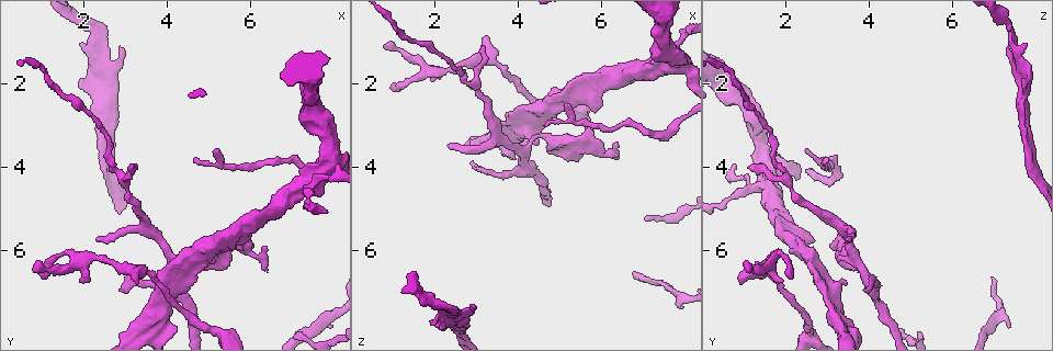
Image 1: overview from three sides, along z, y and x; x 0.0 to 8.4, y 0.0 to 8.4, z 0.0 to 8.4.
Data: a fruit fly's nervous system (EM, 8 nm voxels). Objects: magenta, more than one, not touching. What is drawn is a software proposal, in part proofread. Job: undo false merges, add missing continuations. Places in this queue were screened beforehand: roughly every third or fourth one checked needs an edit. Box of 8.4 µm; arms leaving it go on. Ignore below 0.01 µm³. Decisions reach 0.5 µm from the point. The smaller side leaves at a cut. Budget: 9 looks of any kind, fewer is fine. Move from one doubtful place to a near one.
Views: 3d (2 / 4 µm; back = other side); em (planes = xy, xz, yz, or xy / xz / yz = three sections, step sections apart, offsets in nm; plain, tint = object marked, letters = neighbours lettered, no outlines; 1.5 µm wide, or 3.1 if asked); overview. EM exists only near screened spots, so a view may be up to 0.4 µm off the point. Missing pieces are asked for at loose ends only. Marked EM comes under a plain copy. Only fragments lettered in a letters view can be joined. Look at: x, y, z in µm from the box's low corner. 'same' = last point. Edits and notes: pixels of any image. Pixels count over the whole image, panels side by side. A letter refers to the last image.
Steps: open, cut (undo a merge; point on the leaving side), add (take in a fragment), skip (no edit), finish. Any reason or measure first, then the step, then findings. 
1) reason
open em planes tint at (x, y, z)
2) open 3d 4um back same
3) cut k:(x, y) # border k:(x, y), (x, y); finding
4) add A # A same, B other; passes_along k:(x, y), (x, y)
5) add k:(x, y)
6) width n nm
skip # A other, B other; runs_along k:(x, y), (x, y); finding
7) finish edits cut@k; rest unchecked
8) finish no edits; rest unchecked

an open end
open em planes letters at (0.75, 6.50, 1.05)

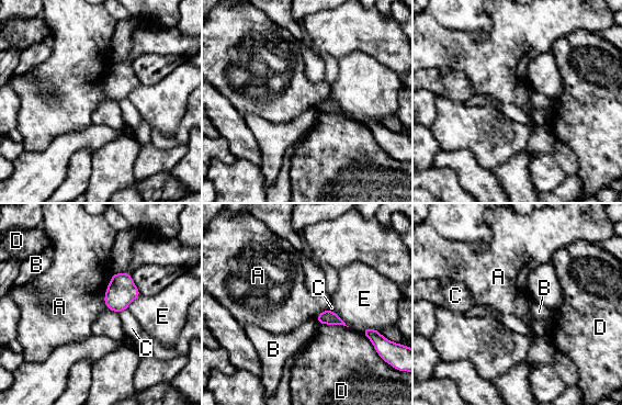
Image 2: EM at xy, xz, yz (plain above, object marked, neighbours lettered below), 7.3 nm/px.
longest_contact A 280 nm
skip # A other, B other, C other, D other, E other; none of them fits

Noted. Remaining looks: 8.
branch stops here
open em xy step 8 letters at (3.85, 6.40, 2.60)

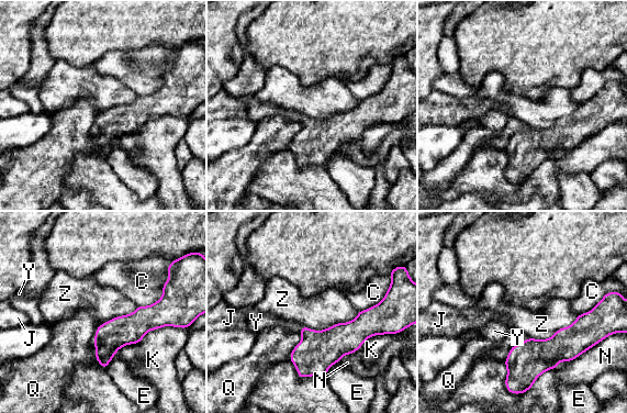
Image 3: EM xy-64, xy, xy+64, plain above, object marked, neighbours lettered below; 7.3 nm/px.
cut it another way
open em xz step 8 letters same

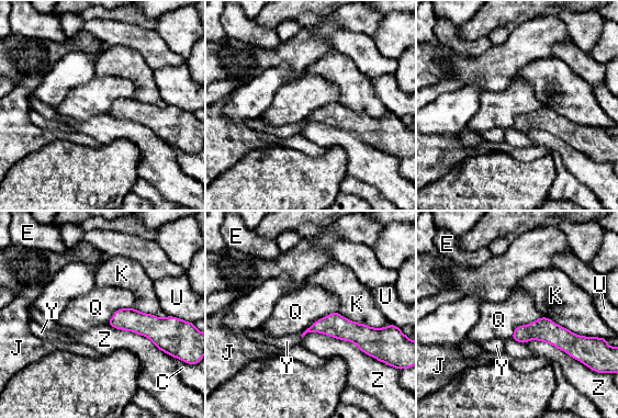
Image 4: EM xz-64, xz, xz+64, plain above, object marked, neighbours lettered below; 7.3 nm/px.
add Y # C other, E other, J other, K other, Q other, U other, Y same, Z other; passes_along 4:(334, 325), (302, 335), (287, 341); it goes on there

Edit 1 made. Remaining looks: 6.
redraw
open overview

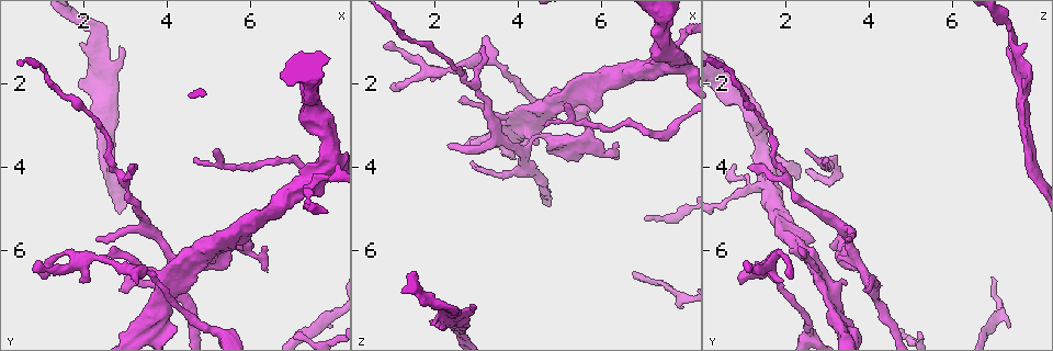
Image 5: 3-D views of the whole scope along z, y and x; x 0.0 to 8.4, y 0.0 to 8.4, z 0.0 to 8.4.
branch stops here
open em yz step 8 letters at (2.35, 5.75, 3.50)

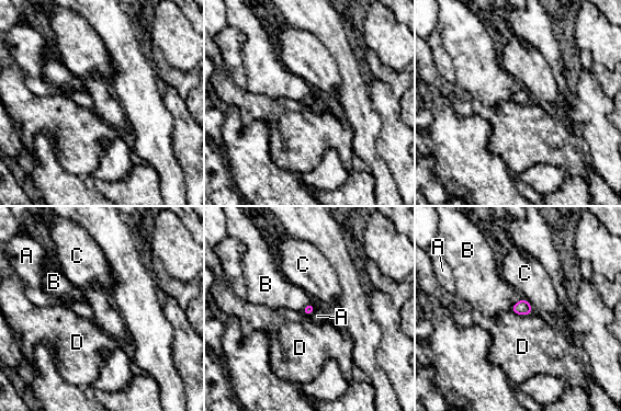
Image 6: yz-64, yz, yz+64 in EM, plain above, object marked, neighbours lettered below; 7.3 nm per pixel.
open em planes letters same

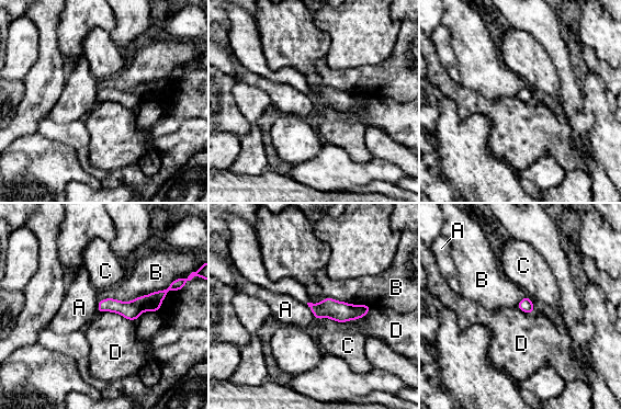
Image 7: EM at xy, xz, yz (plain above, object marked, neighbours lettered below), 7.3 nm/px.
width 100 nm
skip # A other, B other, C other, D other; none of them fits

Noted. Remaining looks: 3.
free end
open em planes letters at (3.20, 4.05, 1.15)

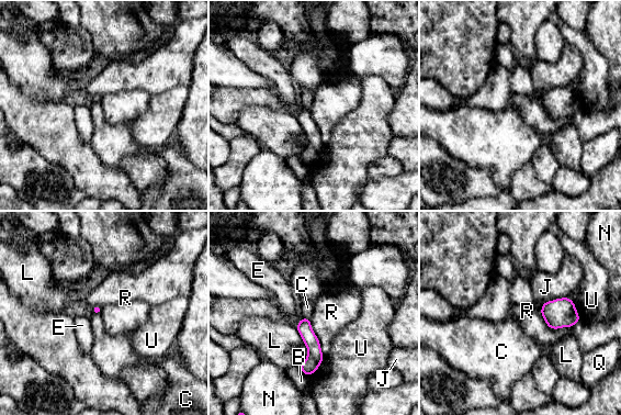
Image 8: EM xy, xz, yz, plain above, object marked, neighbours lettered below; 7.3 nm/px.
skip # B other, C other, E other, J other, L other, N other, Q other, R other, U other; border 8:(540, 307), (551, 328), (579, 320); none of them fits

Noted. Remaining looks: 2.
finish edits add@4; rest unchecked

